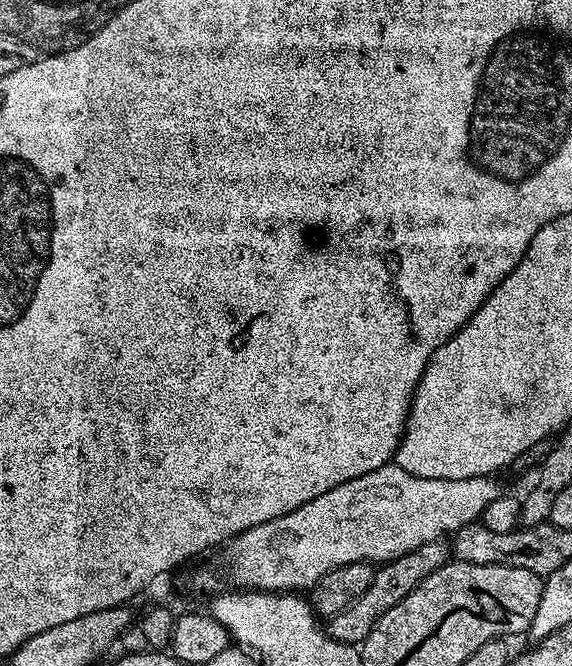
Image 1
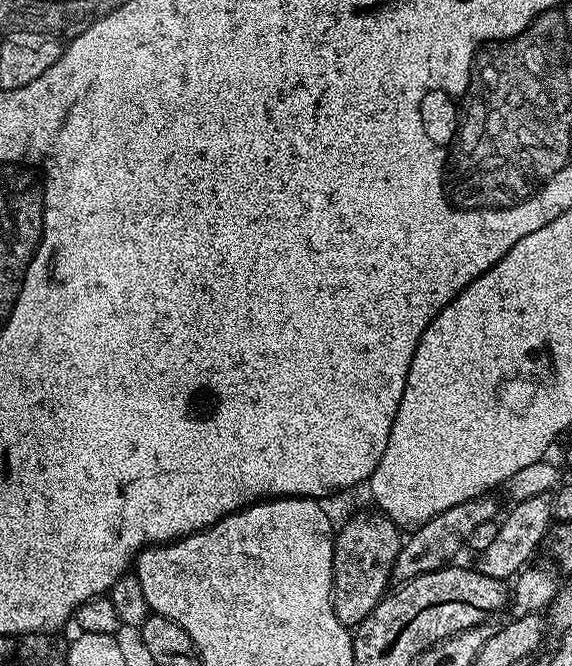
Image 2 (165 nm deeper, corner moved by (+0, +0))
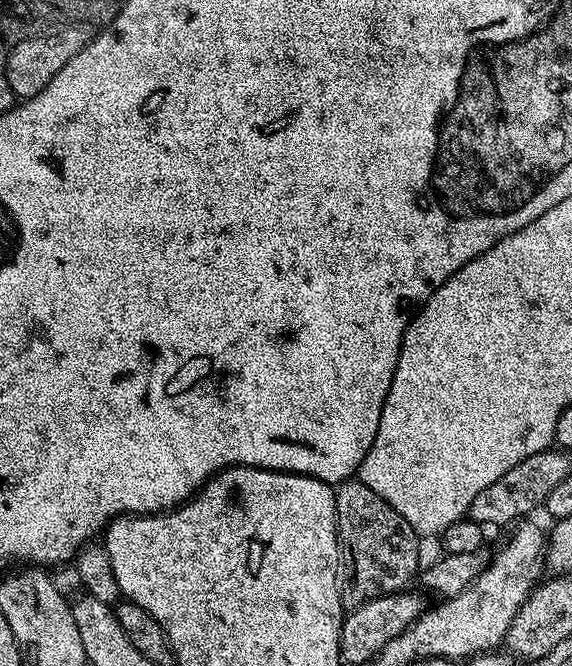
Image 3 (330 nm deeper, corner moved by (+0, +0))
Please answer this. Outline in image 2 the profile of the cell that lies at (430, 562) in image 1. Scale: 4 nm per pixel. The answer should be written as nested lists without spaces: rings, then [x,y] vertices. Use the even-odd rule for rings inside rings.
[[[489,494],[478,498],[470,498],[466,502],[458,502],[458,506],[450,506],[450,510],[442,510],[442,514],[430,518],[430,522],[426,522],[420,528],[415,529],[409,535],[412,537],[409,540],[407,537],[401,543],[398,558],[394,558],[393,581],[407,582],[418,578],[422,574],[430,574],[439,568],[449,567],[455,561],[452,559],[460,551],[465,551],[466,542],[470,538],[470,534],[474,534],[475,528],[482,526],[482,522],[497,519],[498,514],[496,514],[494,497],[495,495]]]

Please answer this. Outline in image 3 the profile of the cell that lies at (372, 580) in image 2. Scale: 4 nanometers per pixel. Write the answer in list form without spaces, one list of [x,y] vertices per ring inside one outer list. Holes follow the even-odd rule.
[[[359,478],[344,480],[341,484],[335,485],[336,494],[336,537],[340,540],[340,554],[342,567],[340,578],[342,587],[340,590],[340,601],[344,603],[345,609],[359,608],[360,605],[377,600],[380,596],[391,596],[393,592],[401,591],[408,579],[417,575],[420,564],[420,544],[415,530],[370,486],[366,486]]]

